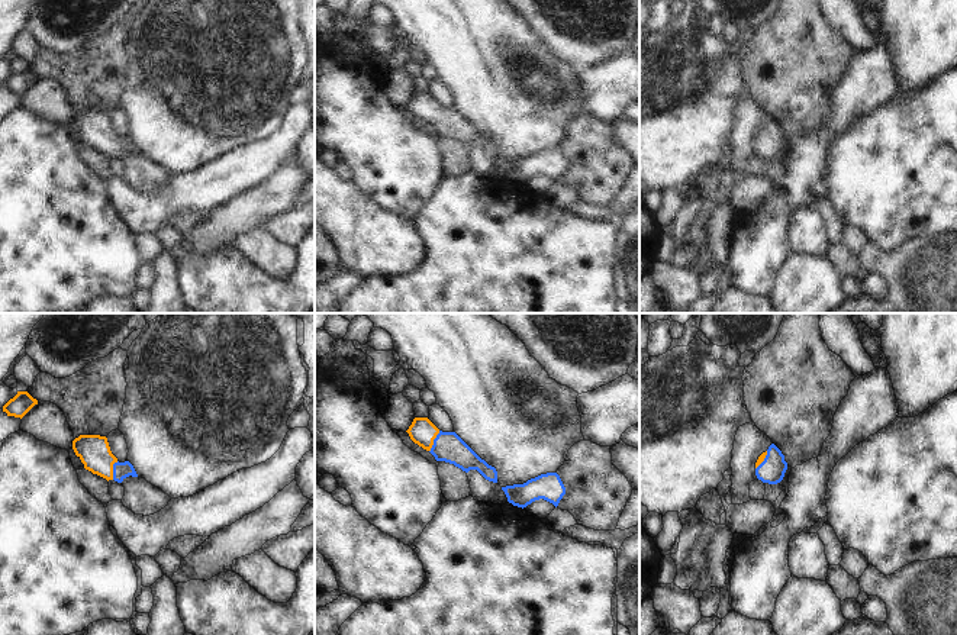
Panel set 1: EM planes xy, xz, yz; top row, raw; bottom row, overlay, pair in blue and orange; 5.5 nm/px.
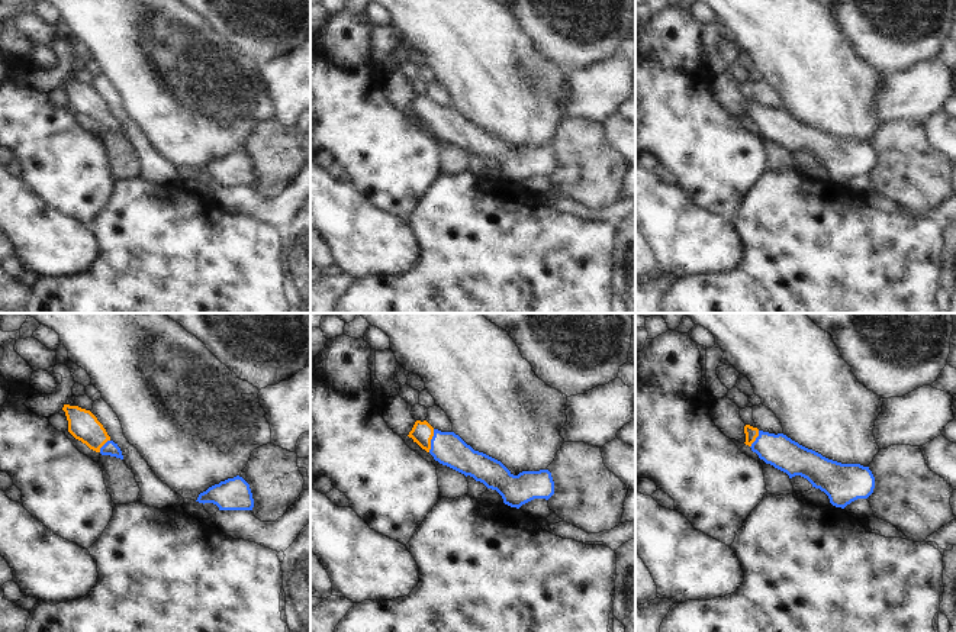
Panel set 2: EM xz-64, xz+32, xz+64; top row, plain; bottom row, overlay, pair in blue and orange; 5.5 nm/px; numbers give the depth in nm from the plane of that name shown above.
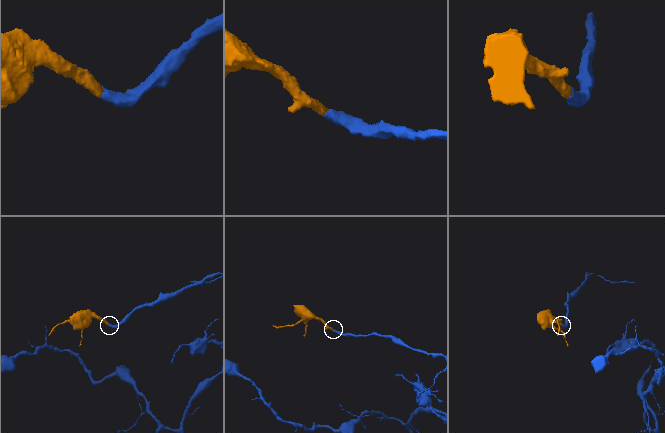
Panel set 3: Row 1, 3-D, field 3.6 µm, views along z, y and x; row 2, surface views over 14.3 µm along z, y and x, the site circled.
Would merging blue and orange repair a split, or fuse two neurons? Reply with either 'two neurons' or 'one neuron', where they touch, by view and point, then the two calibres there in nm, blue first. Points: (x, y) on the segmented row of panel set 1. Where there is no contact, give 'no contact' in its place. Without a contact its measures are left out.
one neuron | xz (434, 441) | 170/150 nm

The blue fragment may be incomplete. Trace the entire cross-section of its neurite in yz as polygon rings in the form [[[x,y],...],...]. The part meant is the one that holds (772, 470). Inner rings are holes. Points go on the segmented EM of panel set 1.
[[[771,444],[755,462],[755,476],[763,483],[777,484],[783,480],[787,470],[787,462],[782,451]]]

